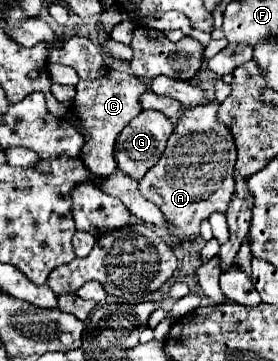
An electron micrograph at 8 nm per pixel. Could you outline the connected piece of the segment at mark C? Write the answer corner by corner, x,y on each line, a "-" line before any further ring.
109,71
109,75
95,79
95,81
79,81
77,83
77,95
73,101
73,113
85,121
85,145
81,151
85,167
93,175
109,175
117,167
113,159
113,149
117,135
123,131
125,125
129,125
131,119
135,119
141,113
139,97
145,93
147,87
141,79
121,73
121,71

